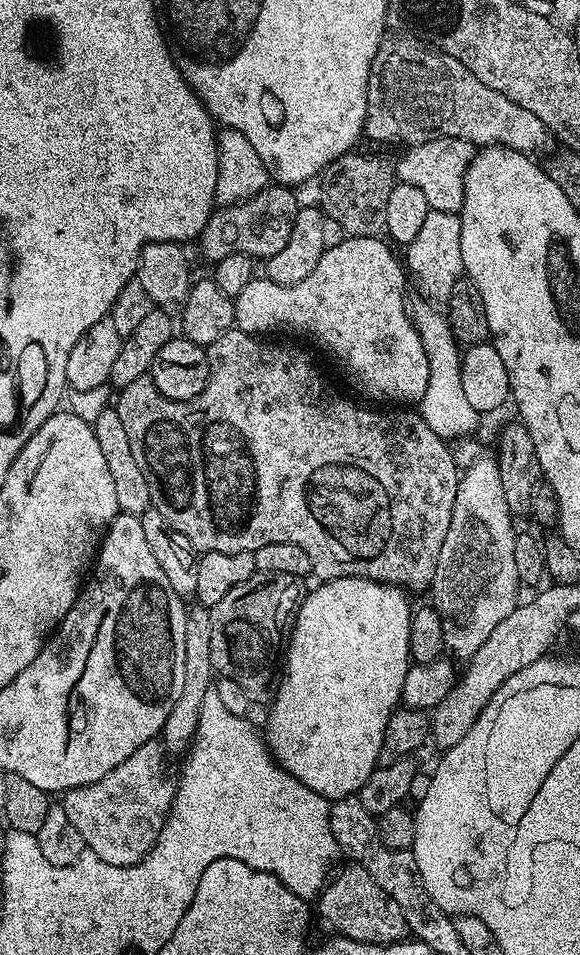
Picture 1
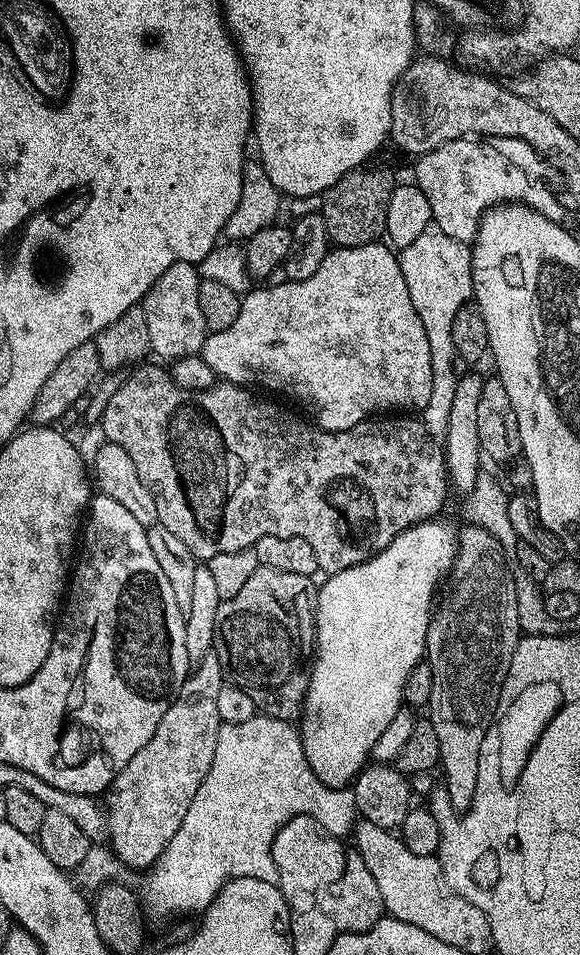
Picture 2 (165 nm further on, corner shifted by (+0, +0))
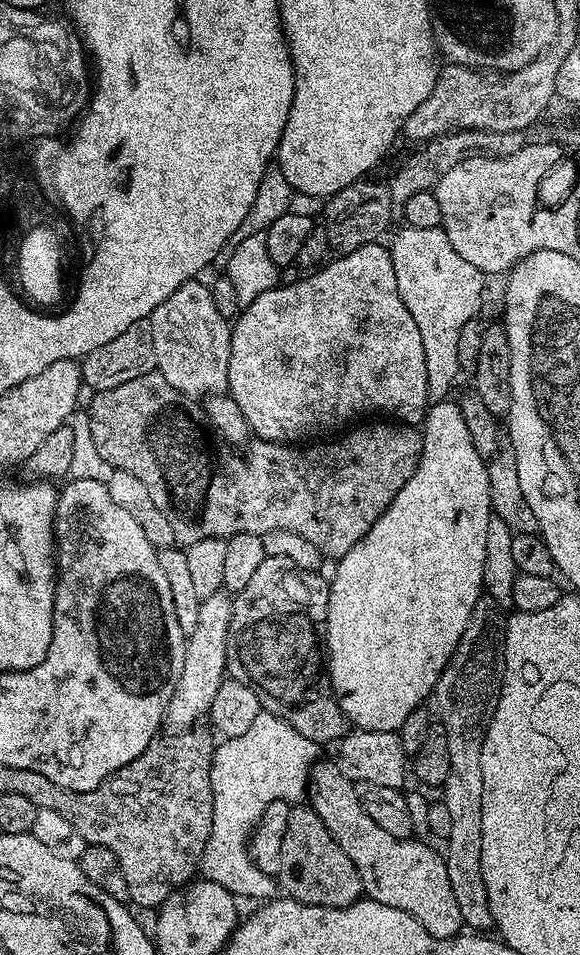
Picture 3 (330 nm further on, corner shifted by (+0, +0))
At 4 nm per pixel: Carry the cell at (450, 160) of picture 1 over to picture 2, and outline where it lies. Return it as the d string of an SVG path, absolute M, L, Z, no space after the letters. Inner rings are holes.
M476 138L451 140L417 159L420 161L416 164L414 183L426 194L426 202L430 202L432 224L440 228L442 234L450 234L450 238L471 245L481 218L497 204L519 202L546 218L563 221L564 208L559 198L542 181L531 180L510 157L488 144L491 143L481 143Z

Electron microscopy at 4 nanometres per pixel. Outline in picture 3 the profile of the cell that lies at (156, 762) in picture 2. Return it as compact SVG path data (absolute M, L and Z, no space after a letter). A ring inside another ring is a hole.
M221 590L210 594L210 598L201 600L198 610L198 622L194 634L186 637L184 657L182 658L182 674L178 678L178 686L174 686L174 694L168 703L167 723L173 729L183 730L199 725L200 720L209 715L214 706L214 698L218 694L218 686L226 678L226 638L230 634L230 614L233 597Z

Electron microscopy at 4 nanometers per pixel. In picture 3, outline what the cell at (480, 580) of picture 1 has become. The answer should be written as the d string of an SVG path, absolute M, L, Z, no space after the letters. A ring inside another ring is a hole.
M482 598L474 606L474 610L470 614L470 622L466 622L466 630L462 630L462 638L458 642L458 646L454 650L454 654L450 658L450 662L442 670L442 674L436 683L434 693L434 701L436 700L436 708L440 711L438 723L446 730L446 743L450 746L450 775L446 778L442 789L442 803L446 806L446 810L450 810L450 834L446 841L448 852L443 853L446 862L446 874L450 874L450 890L454 890L454 899L458 902L458 910L462 910L462 918L465 925L472 930L488 930L493 927L492 911L488 905L488 895L486 894L486 882L484 881L484 843L482 842L482 742L484 735L488 733L488 723L492 720L492 715L496 709L496 703L500 697L500 681L504 679L504 625L506 616L498 607L495 600L491 598Z

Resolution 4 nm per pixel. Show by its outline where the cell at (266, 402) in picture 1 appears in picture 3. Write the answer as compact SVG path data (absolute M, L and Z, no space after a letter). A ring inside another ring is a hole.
M158 371L142 374L142 378L134 378L122 386L114 386L114 390L102 390L95 393L91 398L93 399L92 405L88 408L88 436L92 439L97 454L106 463L113 464L111 466L113 469L134 474L134 478L142 481L142 486L146 486L146 491L150 493L154 506L158 506L158 510L162 510L163 516L170 521L170 527L174 529L176 544L180 546L202 542L202 538L227 538L243 532L263 536L270 530L294 530L294 534L302 534L302 538L314 542L314 546L318 546L318 550L326 558L342 557L366 535L370 526L374 526L374 522L378 522L381 514L394 502L398 490L402 490L402 486L406 486L406 482L420 465L422 442L424 441L423 435L417 429L416 432L412 429L415 427L404 422L368 424L365 428L354 429L353 432L345 431L343 433L345 436L341 440L334 441L332 448L296 448L300 446L293 446L288 442L256 438L247 445L248 457L245 460L235 460L230 453L223 452L218 445L212 444L214 436L210 431L207 414L204 413L201 405L193 397L174 390L174 386L170 386L170 382L166 382L166 378L162 378L162 374Z

